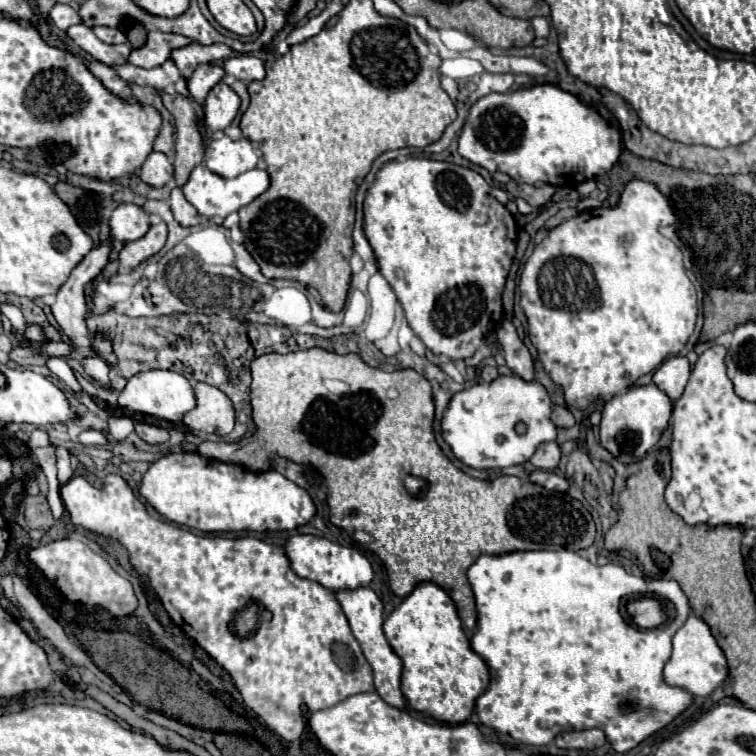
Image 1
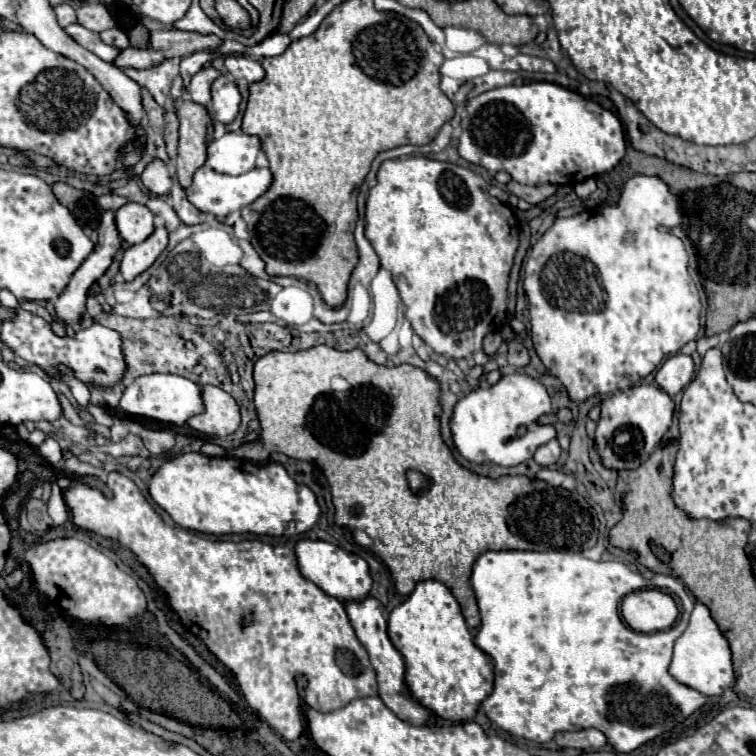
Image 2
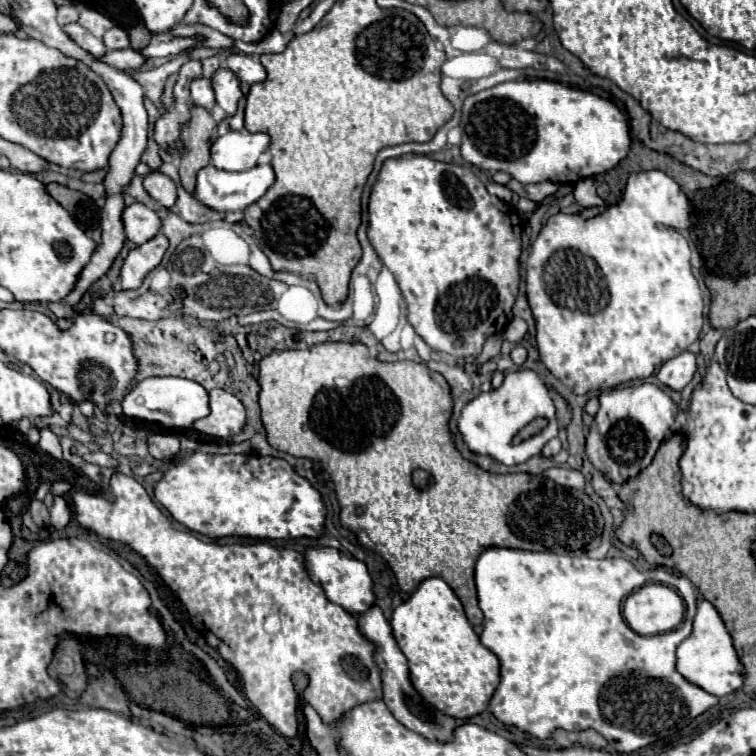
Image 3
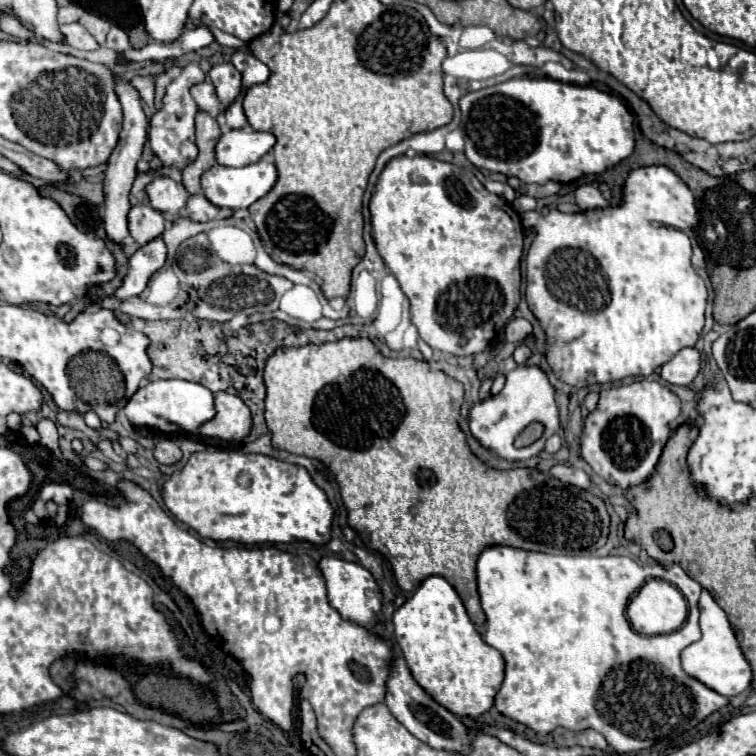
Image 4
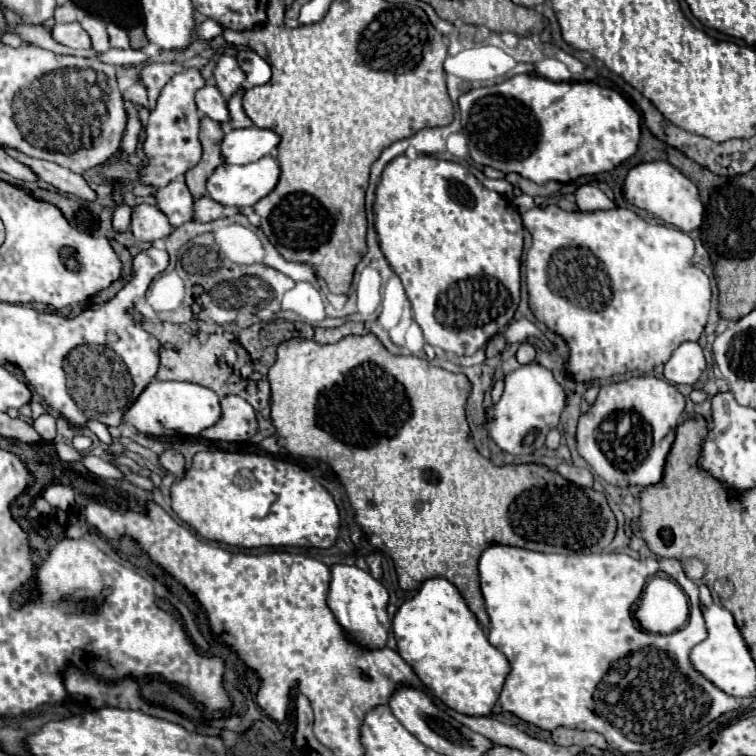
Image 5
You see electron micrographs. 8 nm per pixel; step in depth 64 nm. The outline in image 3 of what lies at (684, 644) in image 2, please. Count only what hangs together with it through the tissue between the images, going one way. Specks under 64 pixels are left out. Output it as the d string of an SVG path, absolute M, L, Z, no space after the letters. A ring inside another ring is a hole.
M700 600L698 612L694 618L694 632L686 638L676 650L676 668L678 672L692 684L704 688L714 696L728 696L736 690L742 690L744 684L744 666L738 658L738 652L732 644L732 636L728 634L724 620L720 620L720 612L716 612L714 604L708 600Z

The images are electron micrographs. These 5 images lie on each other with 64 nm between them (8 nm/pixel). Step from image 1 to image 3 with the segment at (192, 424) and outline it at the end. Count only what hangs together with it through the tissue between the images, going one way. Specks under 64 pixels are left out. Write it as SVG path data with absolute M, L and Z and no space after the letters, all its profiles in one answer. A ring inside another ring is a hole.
M210 390L210 416L196 420L194 428L202 434L228 440L246 426L246 412L240 400L226 390Z

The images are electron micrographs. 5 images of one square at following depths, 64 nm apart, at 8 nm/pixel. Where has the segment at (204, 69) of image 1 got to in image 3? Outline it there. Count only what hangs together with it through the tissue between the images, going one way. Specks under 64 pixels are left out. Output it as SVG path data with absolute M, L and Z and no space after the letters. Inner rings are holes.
M196 78L192 84L190 84L190 96L192 96L192 102L200 108L206 108L206 110L212 110L216 106L216 98L214 98L214 92L212 92L212 84L208 78Z

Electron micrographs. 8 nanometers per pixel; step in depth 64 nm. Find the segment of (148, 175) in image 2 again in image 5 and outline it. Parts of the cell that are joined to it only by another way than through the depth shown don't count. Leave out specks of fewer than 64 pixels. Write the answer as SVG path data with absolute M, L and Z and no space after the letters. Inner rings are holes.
M174 180L168 186L156 190L156 206L160 206L166 216L182 214L186 220L194 218L194 198L188 192L184 180Z

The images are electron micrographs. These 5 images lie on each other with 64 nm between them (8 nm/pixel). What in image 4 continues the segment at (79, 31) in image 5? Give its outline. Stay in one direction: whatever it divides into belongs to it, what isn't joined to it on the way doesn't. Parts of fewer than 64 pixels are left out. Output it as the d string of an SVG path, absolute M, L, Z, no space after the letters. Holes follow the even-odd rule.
M76 22L74 24L62 24L60 34L64 36L64 42L74 46L74 48L80 48L80 50L96 50L98 48L92 34Z

